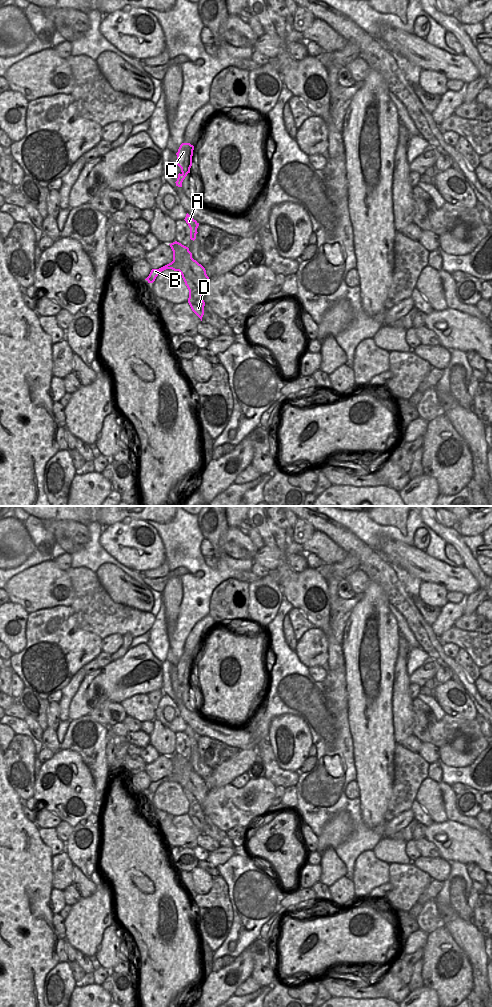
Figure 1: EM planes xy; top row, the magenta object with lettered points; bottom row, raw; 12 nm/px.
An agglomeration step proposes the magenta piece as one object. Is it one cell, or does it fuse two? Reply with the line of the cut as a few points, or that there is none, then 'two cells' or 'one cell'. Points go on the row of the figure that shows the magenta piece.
cut in xy along (192, 258), (187, 276), (201, 294); two cells

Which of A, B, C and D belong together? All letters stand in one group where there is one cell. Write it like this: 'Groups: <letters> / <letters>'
Groups: A C D / B.

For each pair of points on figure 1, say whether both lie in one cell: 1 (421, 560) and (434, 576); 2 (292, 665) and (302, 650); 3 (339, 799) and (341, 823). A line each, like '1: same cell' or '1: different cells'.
1: same cell
2: different cells
3: different cells

